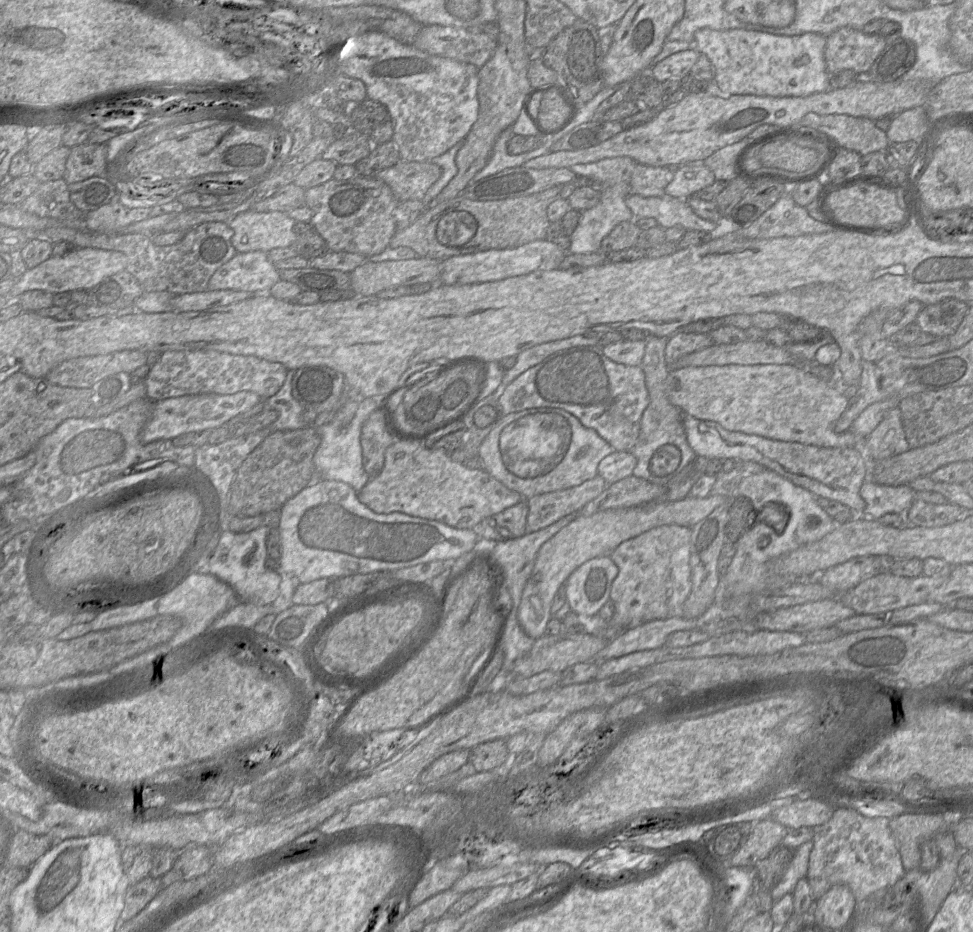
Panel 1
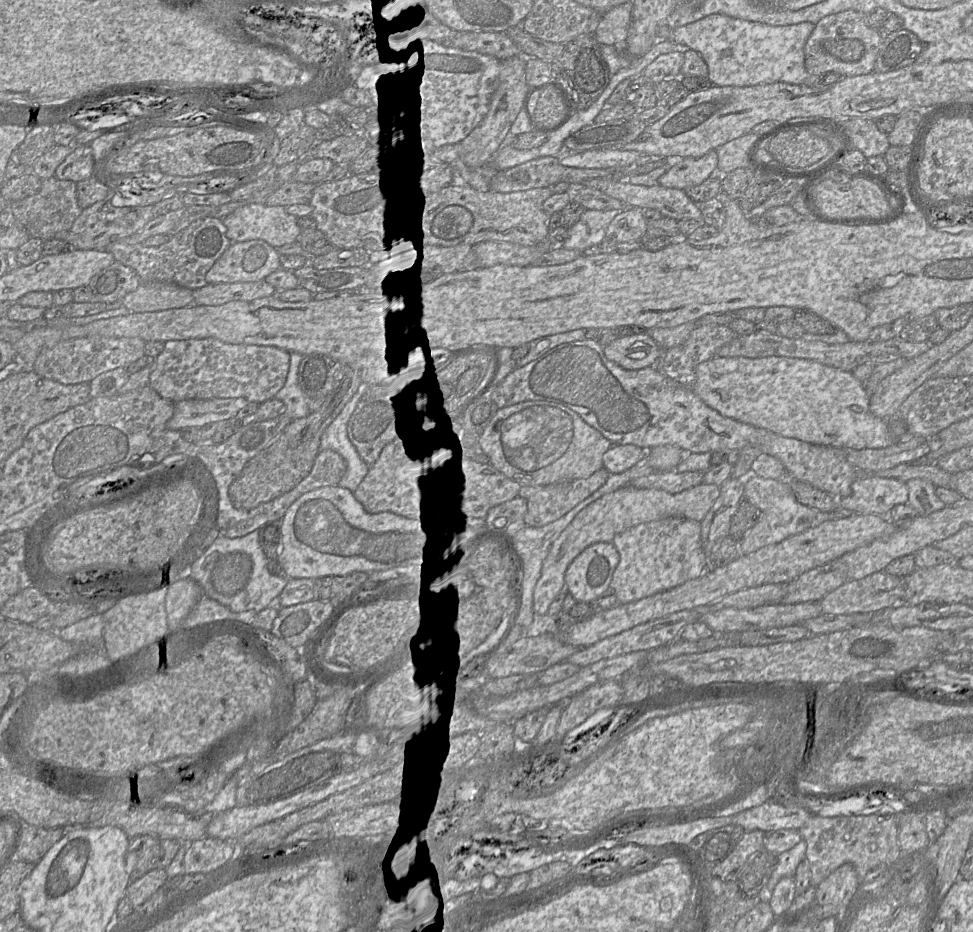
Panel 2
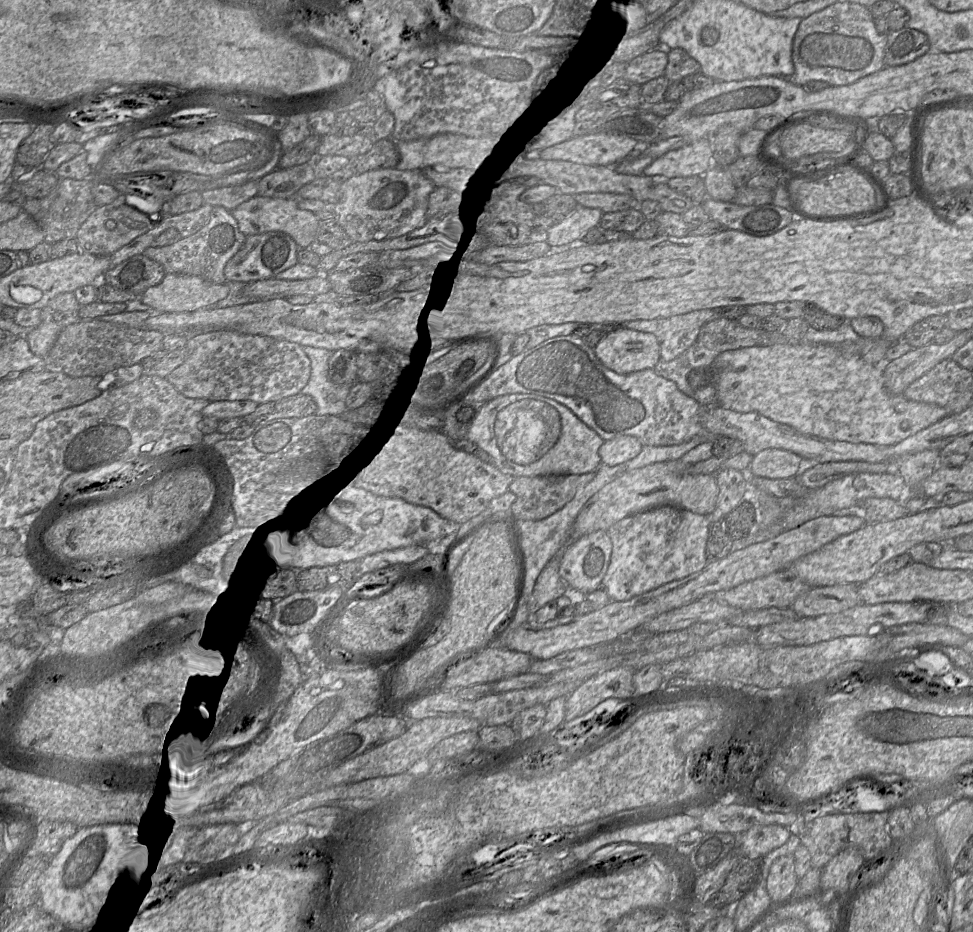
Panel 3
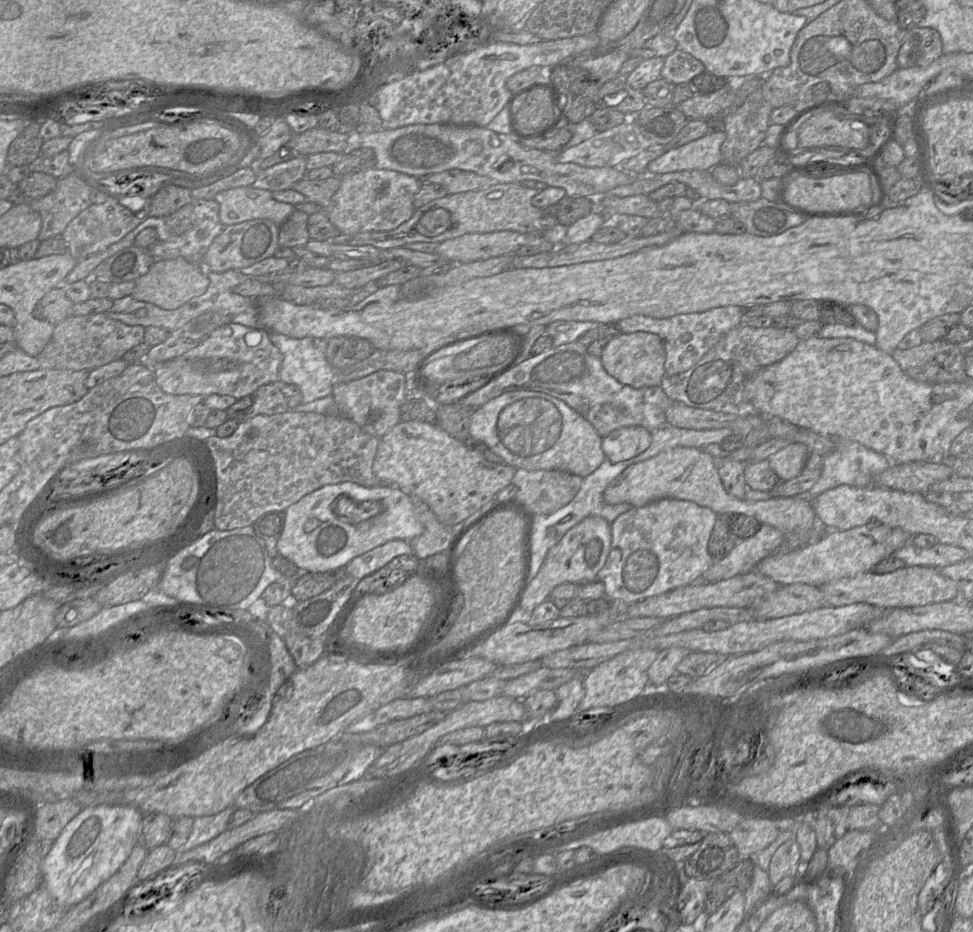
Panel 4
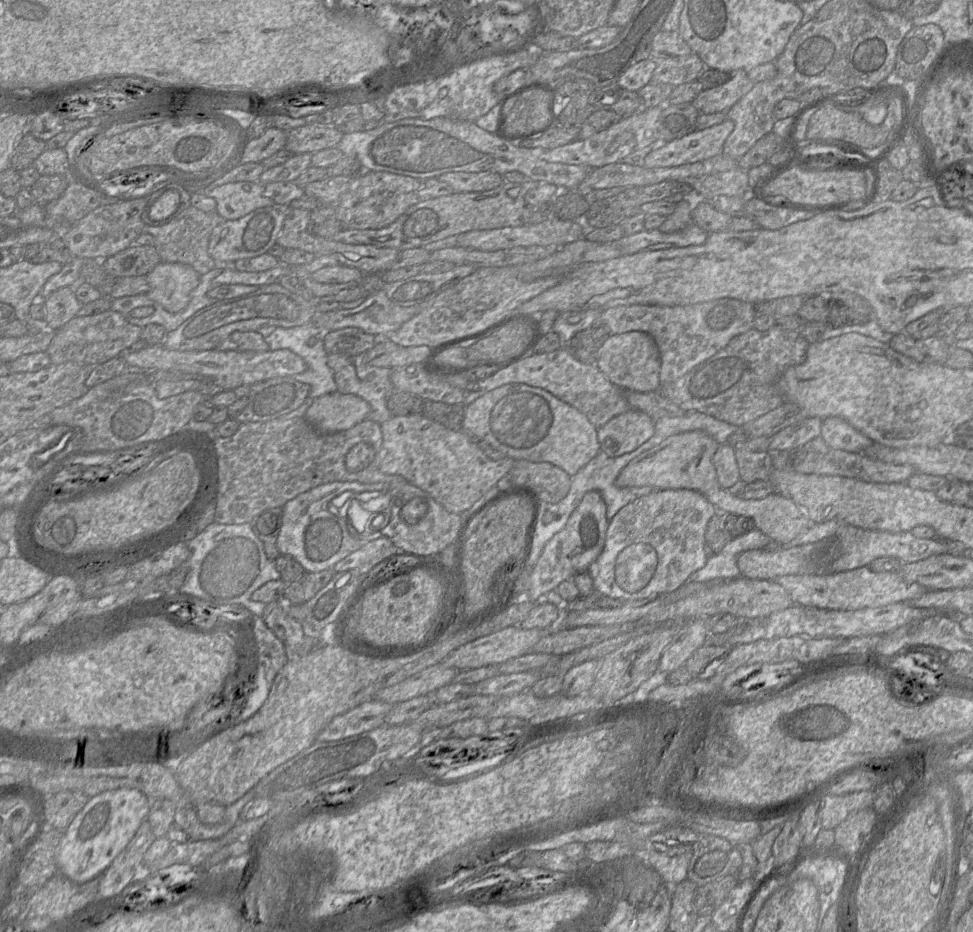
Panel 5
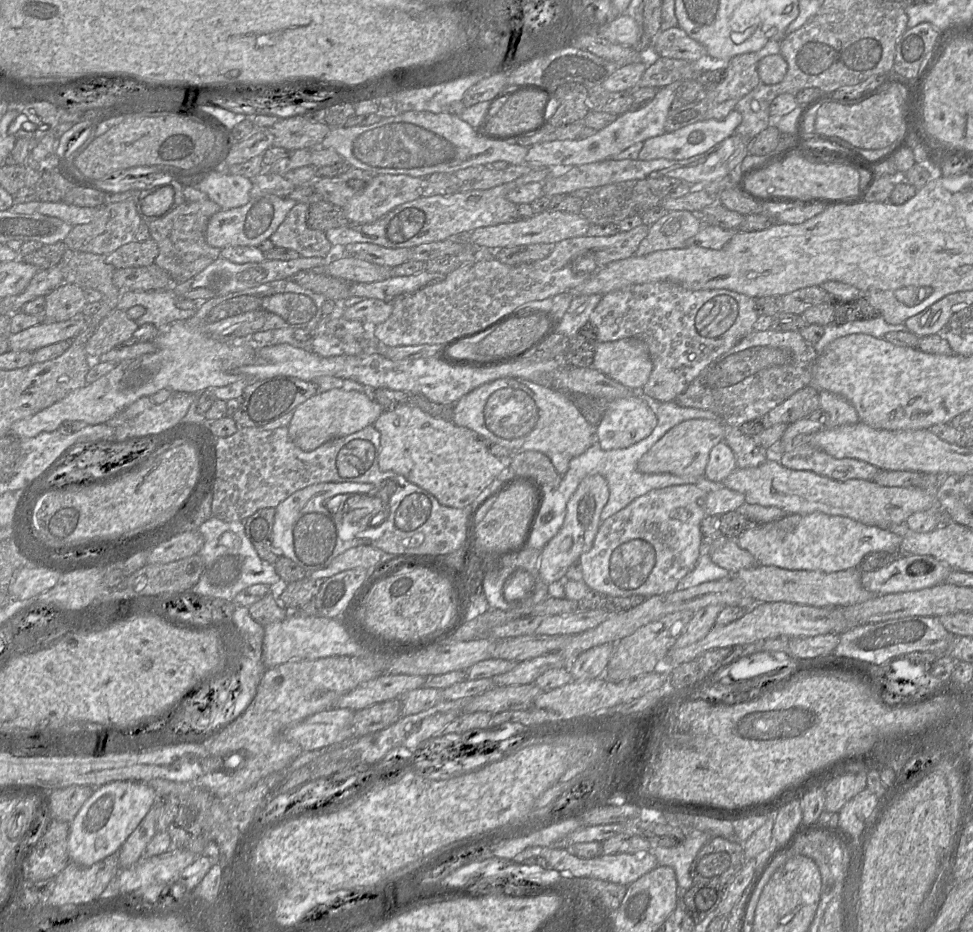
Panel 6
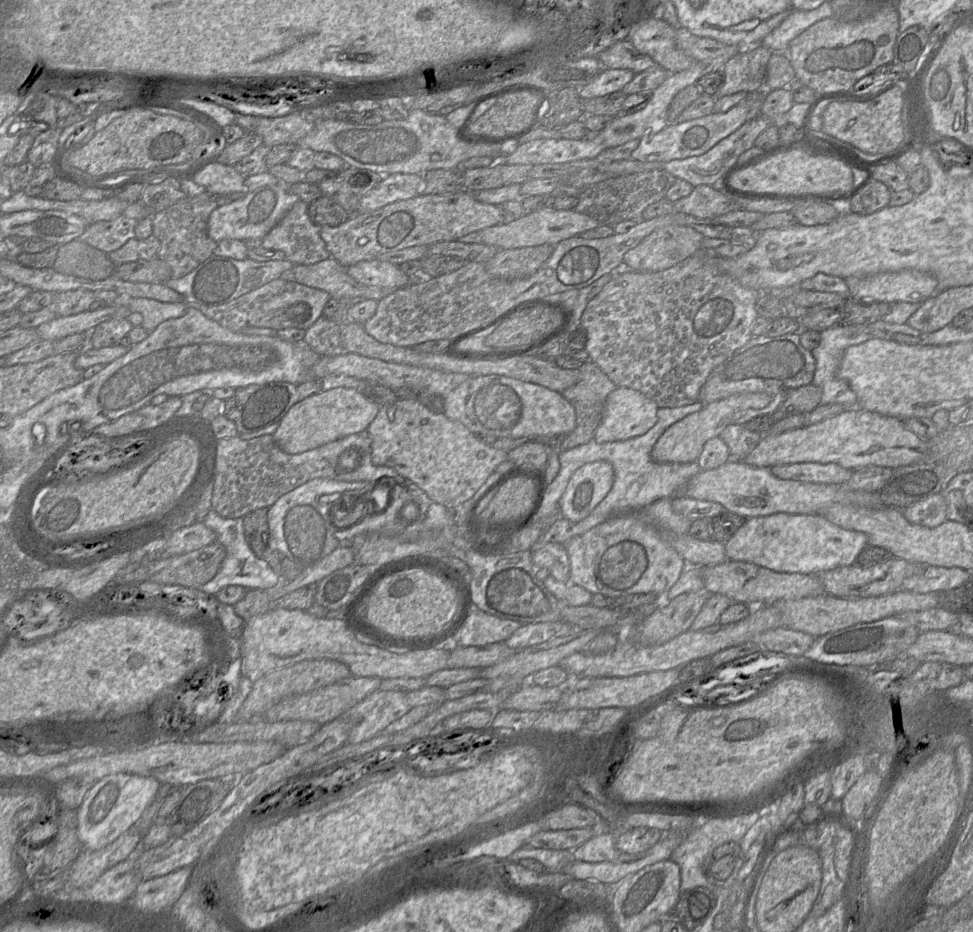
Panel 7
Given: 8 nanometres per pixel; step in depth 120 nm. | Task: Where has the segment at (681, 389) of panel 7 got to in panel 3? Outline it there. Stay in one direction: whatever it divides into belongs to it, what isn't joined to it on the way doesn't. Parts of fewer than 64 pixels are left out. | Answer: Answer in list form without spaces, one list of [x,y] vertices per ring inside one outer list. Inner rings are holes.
[[[699,310],[666,319],[620,322],[623,329],[653,334],[660,345],[661,361],[672,361],[696,341],[701,327],[719,318],[717,310]]]

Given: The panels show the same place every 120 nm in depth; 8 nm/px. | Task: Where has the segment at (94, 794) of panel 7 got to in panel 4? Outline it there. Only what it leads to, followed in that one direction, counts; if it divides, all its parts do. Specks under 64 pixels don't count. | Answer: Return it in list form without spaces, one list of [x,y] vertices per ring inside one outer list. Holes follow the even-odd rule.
[[[100,804],[83,808],[61,831],[41,863],[42,885],[56,902],[71,908],[89,896],[109,879],[129,857],[133,847],[141,841],[143,814],[134,806]]]

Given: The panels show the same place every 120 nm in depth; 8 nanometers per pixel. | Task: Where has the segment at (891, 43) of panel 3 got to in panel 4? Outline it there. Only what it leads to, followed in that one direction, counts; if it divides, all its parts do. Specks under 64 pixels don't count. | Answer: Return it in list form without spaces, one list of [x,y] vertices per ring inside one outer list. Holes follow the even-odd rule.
[[[913,28],[907,32],[899,49],[899,68],[922,68],[930,65],[943,54],[942,40],[933,28]]]

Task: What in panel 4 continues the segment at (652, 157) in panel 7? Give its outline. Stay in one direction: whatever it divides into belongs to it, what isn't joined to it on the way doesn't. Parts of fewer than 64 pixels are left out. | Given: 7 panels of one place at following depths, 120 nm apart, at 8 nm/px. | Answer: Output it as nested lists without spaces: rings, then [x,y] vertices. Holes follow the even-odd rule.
[[[723,130],[710,131],[697,140],[671,148],[651,161],[647,172],[664,174],[685,170],[710,171],[721,163],[720,149],[726,137]]]

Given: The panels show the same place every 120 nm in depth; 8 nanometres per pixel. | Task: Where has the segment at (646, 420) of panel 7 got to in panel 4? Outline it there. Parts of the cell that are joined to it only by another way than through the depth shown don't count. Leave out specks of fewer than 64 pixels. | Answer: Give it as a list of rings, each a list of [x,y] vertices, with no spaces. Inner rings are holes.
[[[641,426],[618,428],[602,438],[602,450],[612,463],[629,460],[650,445],[652,432]]]

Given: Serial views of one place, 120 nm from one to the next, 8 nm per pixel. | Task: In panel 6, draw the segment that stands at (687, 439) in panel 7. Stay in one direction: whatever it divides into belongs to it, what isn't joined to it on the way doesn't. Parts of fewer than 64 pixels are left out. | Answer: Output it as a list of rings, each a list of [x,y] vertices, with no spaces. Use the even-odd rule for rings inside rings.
[[[690,419],[671,428],[638,461],[637,468],[642,473],[670,473],[676,476],[701,477],[709,460],[711,449],[723,441],[727,428],[719,421],[711,419]]]

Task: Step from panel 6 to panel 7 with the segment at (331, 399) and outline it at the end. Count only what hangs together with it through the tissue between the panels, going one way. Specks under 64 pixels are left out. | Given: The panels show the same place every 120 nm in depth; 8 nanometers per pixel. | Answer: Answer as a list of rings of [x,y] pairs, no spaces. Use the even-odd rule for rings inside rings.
[[[338,387],[313,394],[294,404],[273,433],[275,443],[288,454],[299,454],[348,435],[367,430],[380,406],[368,400],[362,390]]]

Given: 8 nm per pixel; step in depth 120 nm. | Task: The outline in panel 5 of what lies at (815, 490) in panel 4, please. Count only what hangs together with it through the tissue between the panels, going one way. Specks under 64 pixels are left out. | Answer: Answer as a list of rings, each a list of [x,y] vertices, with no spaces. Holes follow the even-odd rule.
[[[828,417],[822,421],[821,437],[829,447],[850,453],[863,453],[874,443],[839,417]]]

